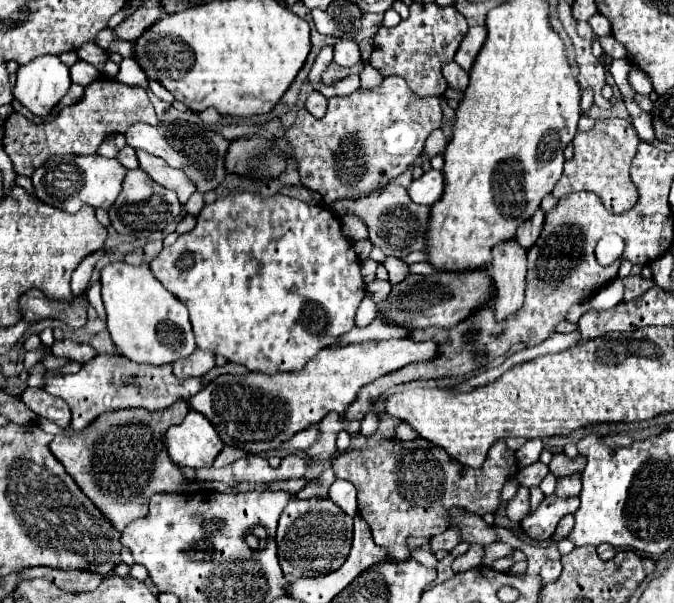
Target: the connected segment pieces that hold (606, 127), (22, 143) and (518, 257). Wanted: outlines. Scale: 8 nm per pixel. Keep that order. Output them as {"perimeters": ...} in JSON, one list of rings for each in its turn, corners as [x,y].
{"perimeters":[[[[604,119],[596,121],[594,129],[576,133],[574,157],[564,163],[564,177],[554,187],[554,197],[566,197],[576,191],[596,193],[610,213],[624,213],[638,201],[638,191],[630,179],[630,161],[636,155],[638,133],[626,119]]],[[[97,79],[84,88],[84,97],[76,105],[64,107],[60,115],[50,123],[32,123],[26,117],[12,113],[4,121],[2,147],[12,159],[14,171],[24,177],[32,177],[34,169],[42,167],[52,155],[94,155],[106,135],[126,133],[134,123],[158,125],[154,107],[142,87],[130,87],[116,79]]],[[[512,239],[496,245],[492,249],[492,257],[488,273],[494,277],[498,289],[494,317],[496,321],[506,321],[524,303],[526,251]]]]}

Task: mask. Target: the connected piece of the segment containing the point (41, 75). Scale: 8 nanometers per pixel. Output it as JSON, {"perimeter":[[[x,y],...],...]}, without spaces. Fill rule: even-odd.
{"perimeter":[[[42,55],[18,69],[14,99],[34,115],[46,117],[70,85],[68,67],[56,55]]]}

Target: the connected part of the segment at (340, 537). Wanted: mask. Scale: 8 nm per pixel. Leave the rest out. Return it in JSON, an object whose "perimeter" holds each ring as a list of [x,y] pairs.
{"perimeter":[[[292,499],[278,521],[278,559],[288,581],[326,575],[342,567],[352,547],[352,517],[330,499]]]}

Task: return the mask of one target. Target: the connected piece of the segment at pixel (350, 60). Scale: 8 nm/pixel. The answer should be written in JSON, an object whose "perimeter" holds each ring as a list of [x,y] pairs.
{"perimeter":[[[338,41],[338,45],[334,47],[334,61],[340,67],[354,67],[354,65],[362,63],[358,45],[354,41]]]}

